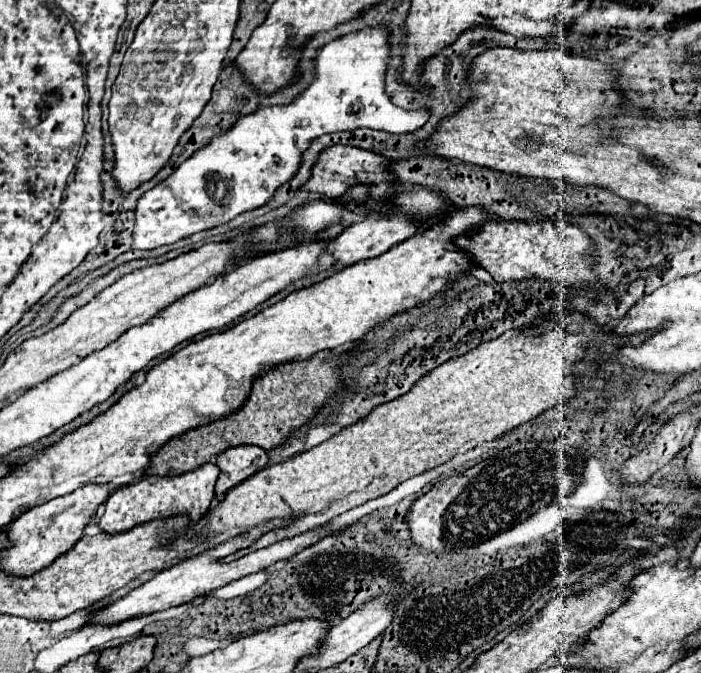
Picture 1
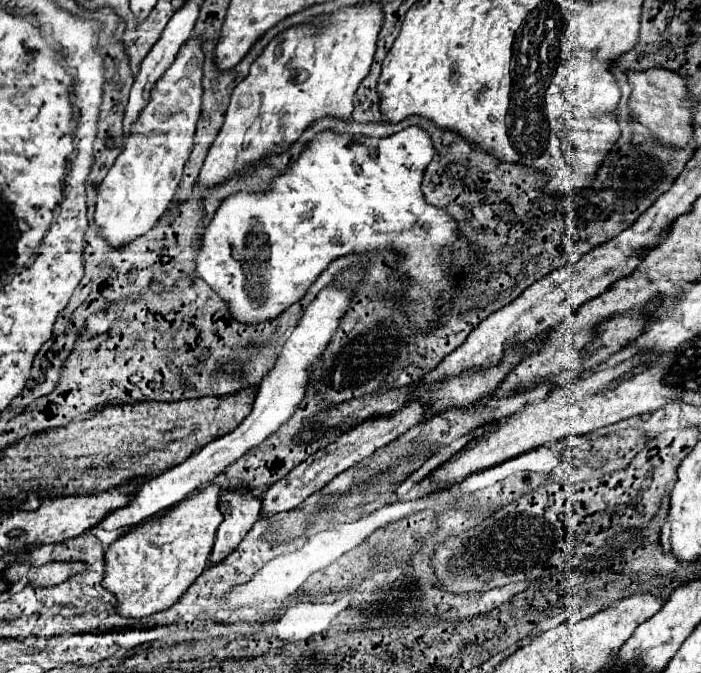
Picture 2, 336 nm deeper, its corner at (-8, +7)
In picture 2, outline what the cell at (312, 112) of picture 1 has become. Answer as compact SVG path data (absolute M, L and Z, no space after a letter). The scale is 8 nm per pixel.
M407 126L407 128L403 128L401 132L395 132L395 134L387 136L387 138L359 138L359 140L353 138L351 134L339 134L339 132L333 132L333 130L323 130L323 132L315 134L313 140L309 140L309 142L303 146L301 154L299 154L293 162L289 162L287 172L281 172L281 174L277 174L277 176L271 178L271 188L269 188L269 190L265 190L265 192L245 192L245 190L239 190L239 192L235 192L235 194L223 198L223 202L219 204L219 208L217 208L217 212L213 214L211 222L209 222L209 224L205 226L205 230L203 230L199 254L197 254L197 258L195 258L195 270L197 270L197 274L227 302L227 306L231 308L231 316L233 316L235 320L241 320L241 322L247 322L247 324L257 324L257 322L261 322L261 320L271 320L271 318L279 316L287 306L291 306L293 302L297 302L297 300L305 294L305 290L313 284L313 280L315 280L315 278L327 268L327 264L329 264L331 260L335 260L337 256L343 256L343 254L349 254L349 252L365 252L365 250L391 248L391 250L395 250L395 252L405 254L405 260L399 262L397 270L399 270L399 274L403 274L405 278L411 280L409 290L407 290L407 296L409 296L409 300L411 300L411 302L409 302L409 314L407 314L407 316L409 316L413 328L417 328L417 330L421 330L421 332L427 332L427 330L433 326L433 322L437 320L437 316L439 316L439 310L437 310L439 302L435 302L435 300L437 300L439 296L443 296L443 292L447 292L447 290L445 290L445 288L447 288L445 282L449 280L449 276L455 276L455 274L463 268L463 264L467 264L469 258L471 258L471 254L469 254L469 250L467 250L467 240L465 240L465 238L459 238L459 234L457 234L457 222L453 222L453 220L449 218L449 214L445 214L443 210L439 210L439 208L427 204L425 198L423 198L423 194L421 194L419 182L421 182L423 170L425 170L425 166L431 162L433 154L435 154L435 148L433 148L431 136L429 136L429 132L427 132L425 128L421 128L421 126Z

